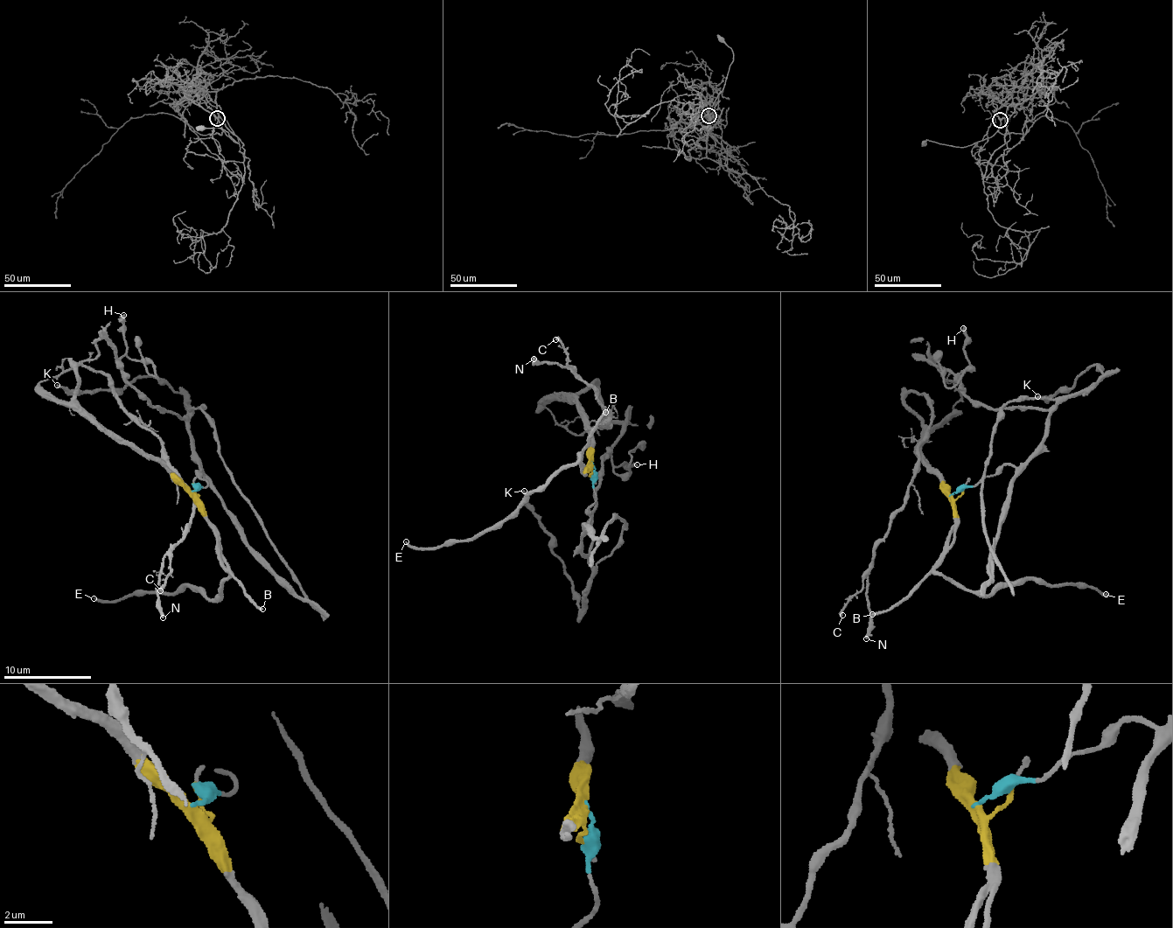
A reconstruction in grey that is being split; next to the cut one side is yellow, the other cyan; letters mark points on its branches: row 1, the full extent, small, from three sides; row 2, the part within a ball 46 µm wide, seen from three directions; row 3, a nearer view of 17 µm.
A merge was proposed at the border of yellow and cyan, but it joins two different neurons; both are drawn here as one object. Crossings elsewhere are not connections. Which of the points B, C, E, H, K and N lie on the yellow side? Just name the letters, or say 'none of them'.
B, C, E, N

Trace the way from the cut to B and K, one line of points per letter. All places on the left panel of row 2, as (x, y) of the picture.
B: (192, 492), (192, 498), (207, 519), (223, 561), (262, 608)
K: (192, 492), (206, 485), (180, 392), (154, 376), (133, 378), (122, 391), (57, 384)

